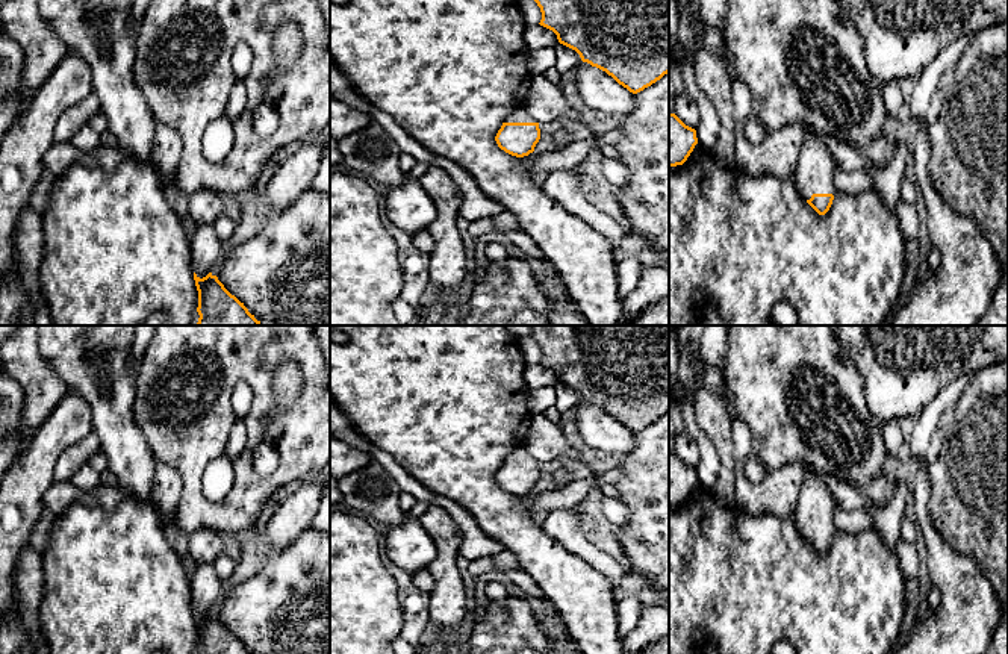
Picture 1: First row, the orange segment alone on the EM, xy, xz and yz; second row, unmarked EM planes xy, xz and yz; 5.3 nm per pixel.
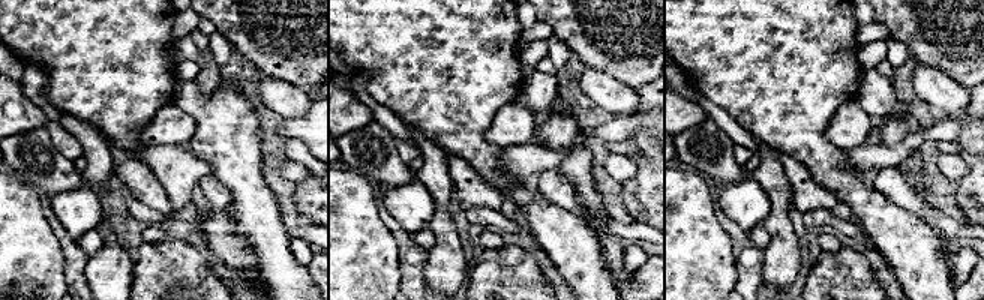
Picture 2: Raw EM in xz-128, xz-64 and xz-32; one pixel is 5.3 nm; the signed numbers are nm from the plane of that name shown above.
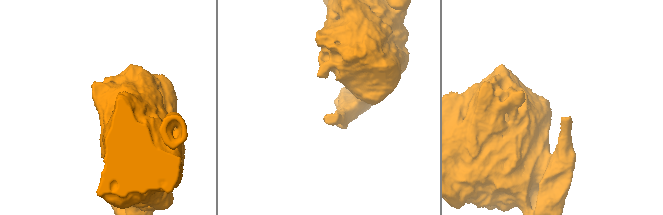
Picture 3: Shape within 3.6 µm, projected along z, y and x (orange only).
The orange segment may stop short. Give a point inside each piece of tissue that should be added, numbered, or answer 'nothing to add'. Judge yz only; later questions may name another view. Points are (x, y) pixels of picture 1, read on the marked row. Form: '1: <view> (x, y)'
1: yz (815, 170)

